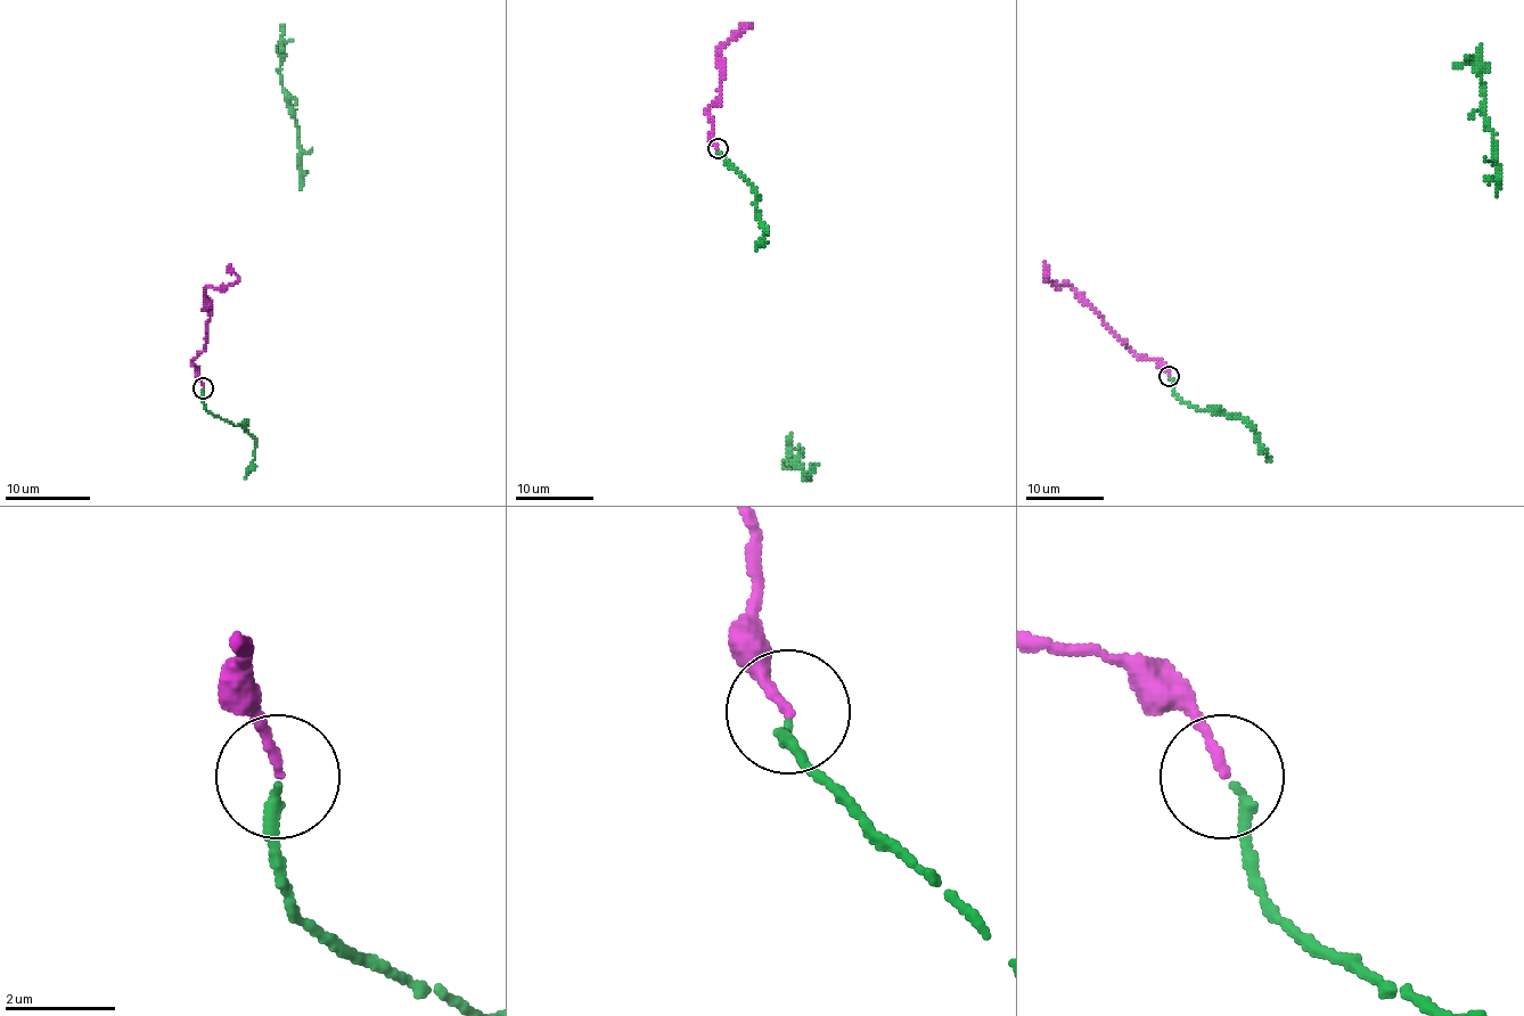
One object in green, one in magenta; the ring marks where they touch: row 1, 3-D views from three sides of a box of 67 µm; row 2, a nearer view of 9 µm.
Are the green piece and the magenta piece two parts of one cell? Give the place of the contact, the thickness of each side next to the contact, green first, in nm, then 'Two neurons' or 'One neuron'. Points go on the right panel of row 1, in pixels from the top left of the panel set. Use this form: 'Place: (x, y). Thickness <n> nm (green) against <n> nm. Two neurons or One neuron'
Place: (1169, 376). Thickness 200 nm (green) against 150 nm. One neuron

